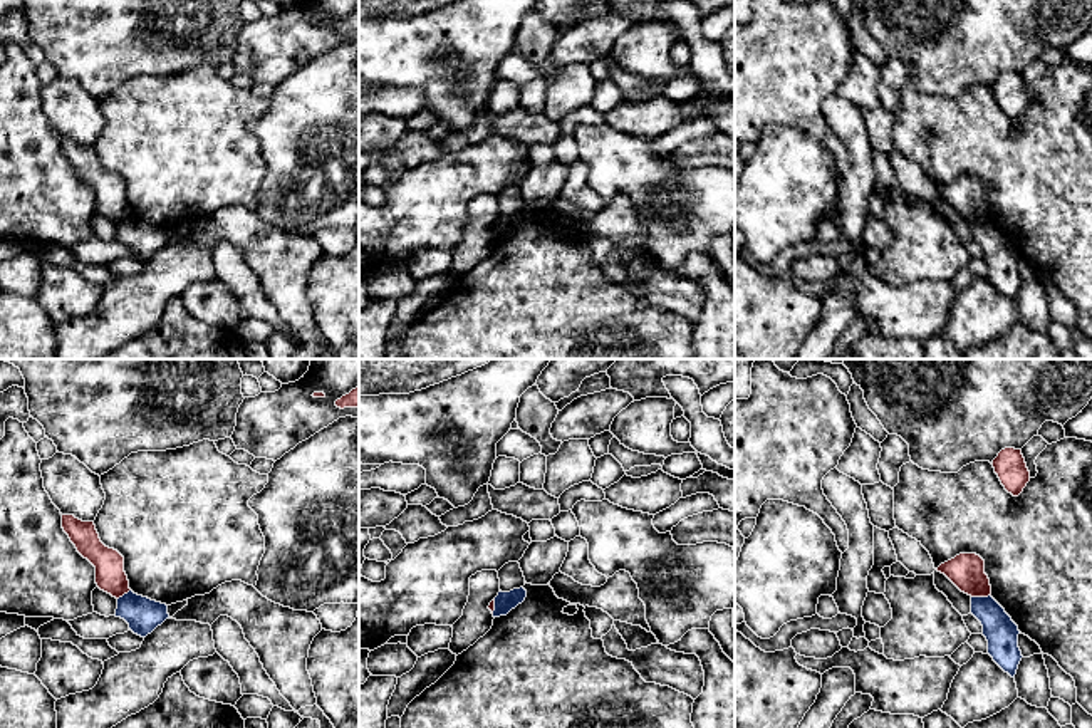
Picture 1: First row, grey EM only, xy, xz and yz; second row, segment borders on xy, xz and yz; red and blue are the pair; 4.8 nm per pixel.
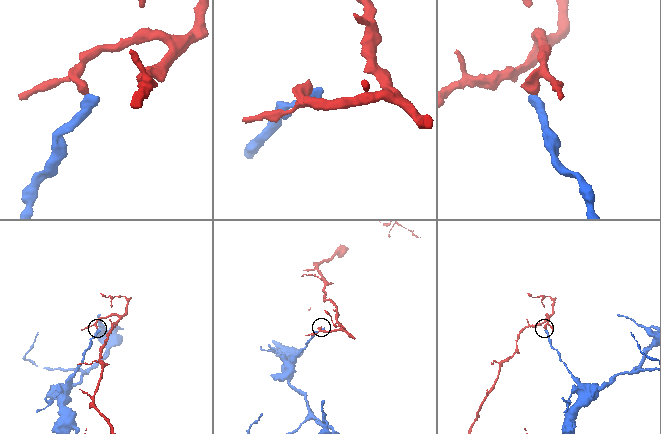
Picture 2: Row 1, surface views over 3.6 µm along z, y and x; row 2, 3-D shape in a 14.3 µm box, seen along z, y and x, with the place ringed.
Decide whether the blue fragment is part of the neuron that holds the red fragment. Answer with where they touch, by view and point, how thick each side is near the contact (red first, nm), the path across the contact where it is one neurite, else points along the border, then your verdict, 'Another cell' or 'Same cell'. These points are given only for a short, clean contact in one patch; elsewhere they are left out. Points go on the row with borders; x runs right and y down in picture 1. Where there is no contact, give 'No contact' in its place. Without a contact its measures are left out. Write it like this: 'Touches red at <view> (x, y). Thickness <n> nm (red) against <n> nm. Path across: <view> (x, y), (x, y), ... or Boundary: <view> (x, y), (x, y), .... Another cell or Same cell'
Touches red at yz (980, 596). Thickness 180 nm (red) against 160 nm. Boundary: yz (990, 594), (972, 598). Another cell

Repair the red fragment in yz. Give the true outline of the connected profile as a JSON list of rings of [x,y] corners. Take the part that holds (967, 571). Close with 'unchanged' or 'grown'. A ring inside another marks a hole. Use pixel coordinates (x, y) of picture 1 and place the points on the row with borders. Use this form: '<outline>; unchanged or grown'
[[[959,554],[941,564],[936,570],[971,597],[991,595],[990,579],[985,574],[985,560],[976,554]]]; unchanged

